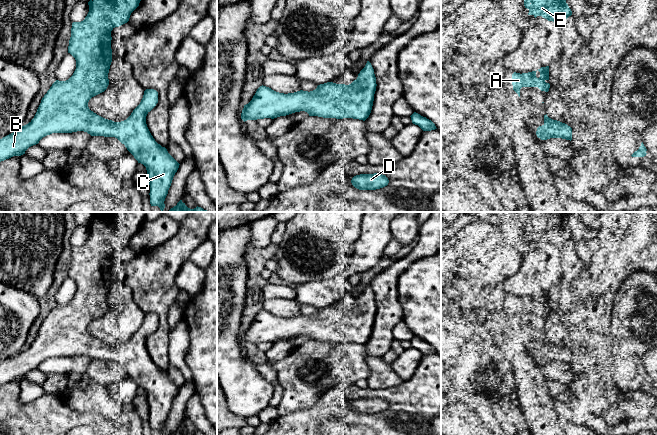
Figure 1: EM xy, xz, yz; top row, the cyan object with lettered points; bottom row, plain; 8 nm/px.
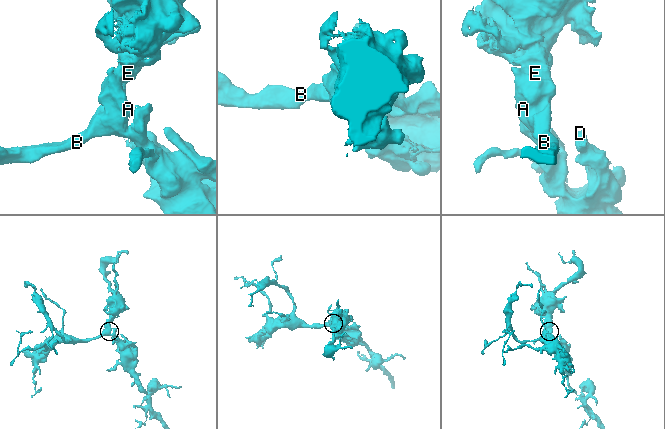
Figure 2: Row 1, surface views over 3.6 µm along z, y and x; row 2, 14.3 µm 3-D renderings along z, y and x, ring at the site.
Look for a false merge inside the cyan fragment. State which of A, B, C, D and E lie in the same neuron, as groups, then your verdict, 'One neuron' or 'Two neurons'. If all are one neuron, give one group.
Groups: A B C D E. One neuron

